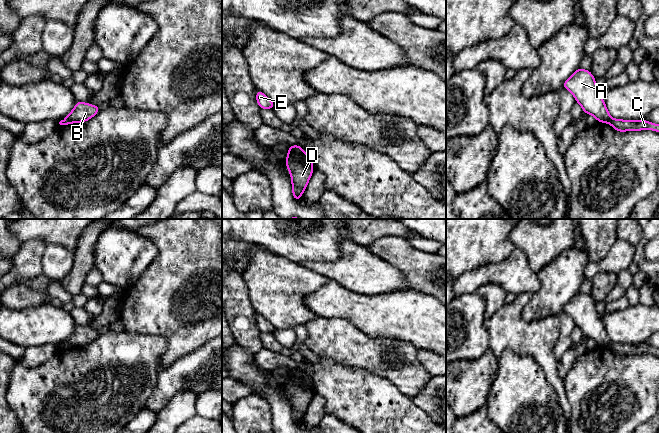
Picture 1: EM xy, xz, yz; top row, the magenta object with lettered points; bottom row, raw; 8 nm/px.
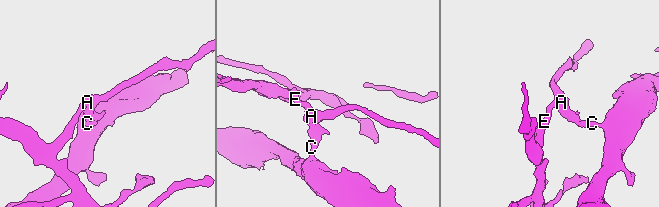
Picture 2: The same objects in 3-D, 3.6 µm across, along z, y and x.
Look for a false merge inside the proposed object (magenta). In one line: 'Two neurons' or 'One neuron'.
Two neurons

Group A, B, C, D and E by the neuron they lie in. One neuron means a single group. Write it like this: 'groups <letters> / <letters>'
groups A B E / C D

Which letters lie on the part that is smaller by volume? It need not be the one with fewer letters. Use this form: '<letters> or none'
A, B, E

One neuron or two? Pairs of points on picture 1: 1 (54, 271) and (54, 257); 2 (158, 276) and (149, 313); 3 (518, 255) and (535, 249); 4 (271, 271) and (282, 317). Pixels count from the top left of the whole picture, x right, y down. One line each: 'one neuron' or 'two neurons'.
1: one neuron
2: one neuron
3: two neurons
4: one neuron

